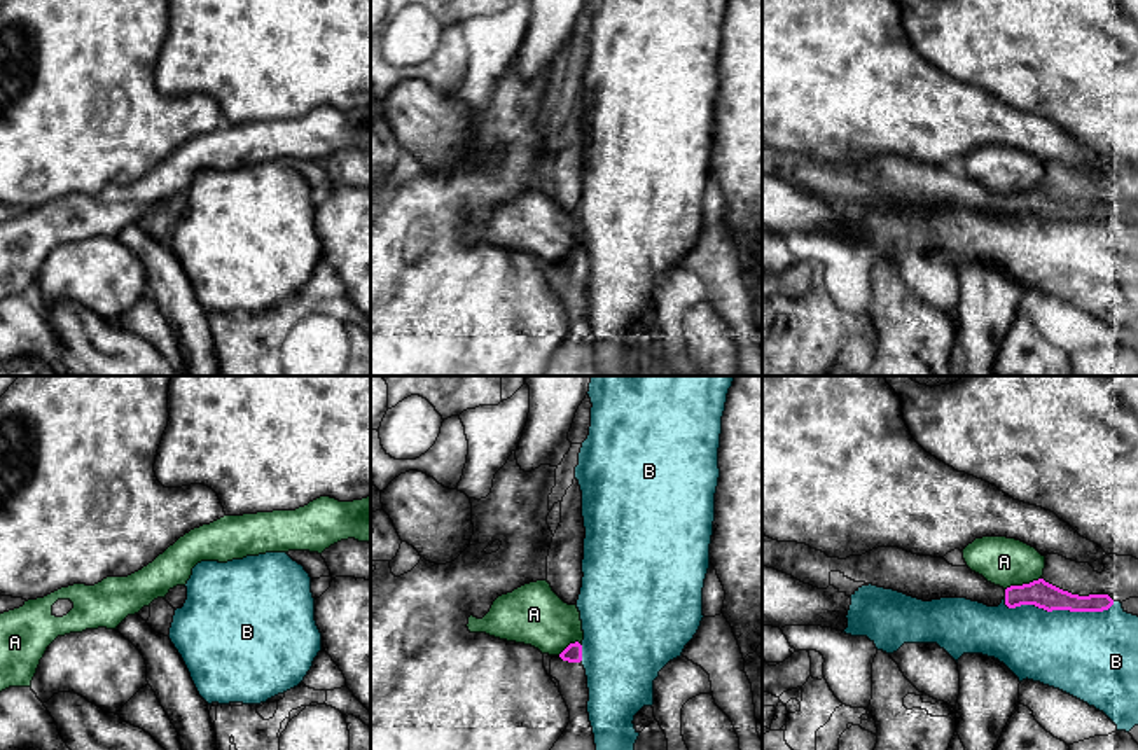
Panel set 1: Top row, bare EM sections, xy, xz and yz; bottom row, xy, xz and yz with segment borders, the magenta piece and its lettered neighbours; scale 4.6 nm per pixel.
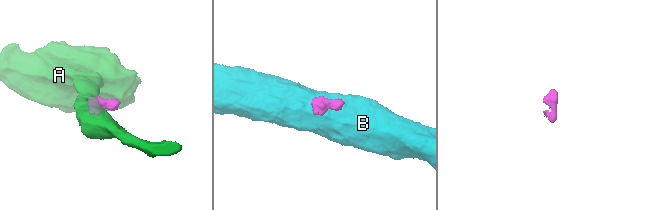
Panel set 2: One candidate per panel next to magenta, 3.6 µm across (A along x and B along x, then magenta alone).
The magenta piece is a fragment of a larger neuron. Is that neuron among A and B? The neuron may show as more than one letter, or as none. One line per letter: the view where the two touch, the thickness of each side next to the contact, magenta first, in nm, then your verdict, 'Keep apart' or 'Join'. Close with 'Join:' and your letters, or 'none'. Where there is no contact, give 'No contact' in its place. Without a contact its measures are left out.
A: Touches magenta in yz. Thickness 120 nm (magenta) against 220 nm. Keep apart
B: Touches magenta in yz. Thickness 120 nm (magenta) against 400 nm. Keep apart
Join: none

